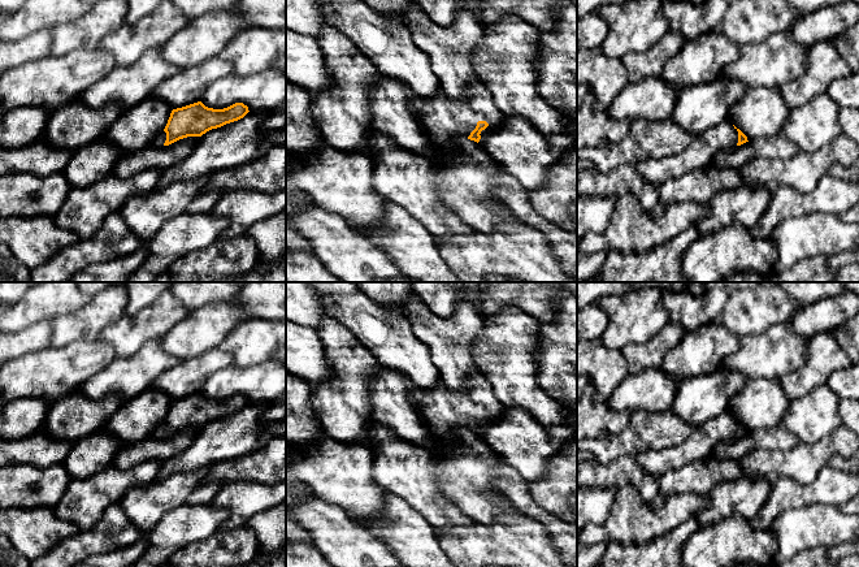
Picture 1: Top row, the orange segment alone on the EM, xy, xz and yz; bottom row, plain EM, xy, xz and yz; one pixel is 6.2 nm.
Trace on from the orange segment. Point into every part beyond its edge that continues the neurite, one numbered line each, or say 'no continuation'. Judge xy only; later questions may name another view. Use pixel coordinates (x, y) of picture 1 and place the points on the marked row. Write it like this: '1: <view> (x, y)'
1: xy (159, 141)

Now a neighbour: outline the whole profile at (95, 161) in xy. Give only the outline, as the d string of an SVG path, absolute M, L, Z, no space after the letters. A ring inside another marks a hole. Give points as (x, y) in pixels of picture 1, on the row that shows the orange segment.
M101 138L75 150L62 174L71 189L87 187L109 177L116 163L126 153Z

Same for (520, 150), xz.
M506 117L499 127L487 126L480 135L483 151L526 191L545 187L560 156L577 152L577 142L571 135L546 138L522 117Z

